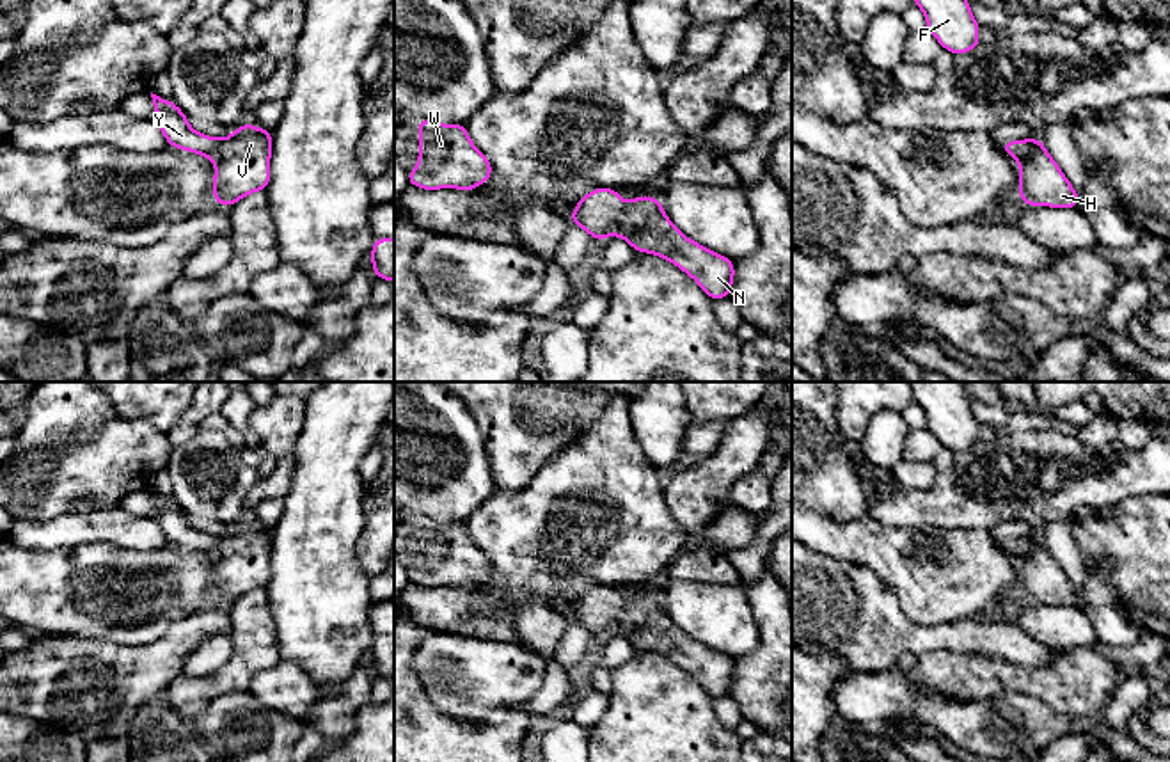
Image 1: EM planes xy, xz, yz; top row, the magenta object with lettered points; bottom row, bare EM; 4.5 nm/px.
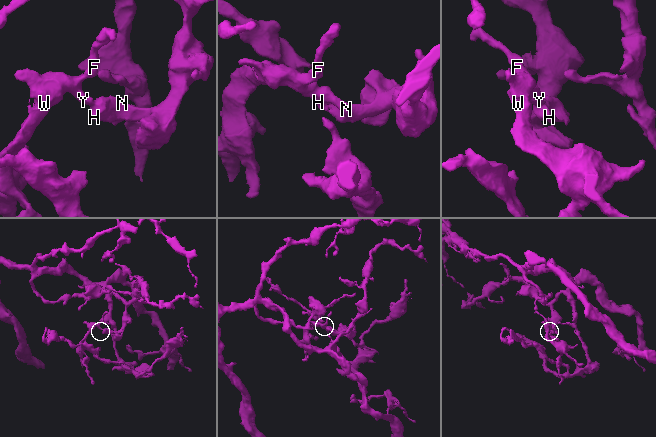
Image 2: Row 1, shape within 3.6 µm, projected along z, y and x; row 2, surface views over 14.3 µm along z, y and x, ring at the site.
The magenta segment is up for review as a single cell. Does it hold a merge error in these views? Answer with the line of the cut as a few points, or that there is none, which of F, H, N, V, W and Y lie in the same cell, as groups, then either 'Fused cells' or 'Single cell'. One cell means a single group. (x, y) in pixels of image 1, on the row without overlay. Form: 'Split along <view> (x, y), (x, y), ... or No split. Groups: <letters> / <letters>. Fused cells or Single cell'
No split. Groups: F H N V W Y. Single cell

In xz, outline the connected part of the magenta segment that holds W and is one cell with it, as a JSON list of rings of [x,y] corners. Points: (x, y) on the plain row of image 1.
[[[419,517],[419,558],[417,567],[407,570],[410,583],[424,588],[474,588],[492,570],[486,554],[470,540],[465,522]]]

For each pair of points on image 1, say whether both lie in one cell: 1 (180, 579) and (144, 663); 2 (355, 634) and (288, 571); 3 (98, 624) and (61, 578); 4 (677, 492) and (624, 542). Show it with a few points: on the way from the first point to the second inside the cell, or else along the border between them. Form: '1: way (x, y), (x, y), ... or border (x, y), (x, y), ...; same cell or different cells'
1: border (189, 615), (148, 643), (118, 645), (112, 640); different cells
2: way (339, 622), (304, 587); same cell
3: way (96, 613), (71, 588); same cell
4: border (663, 489), (666, 508), (691, 531); different cells

